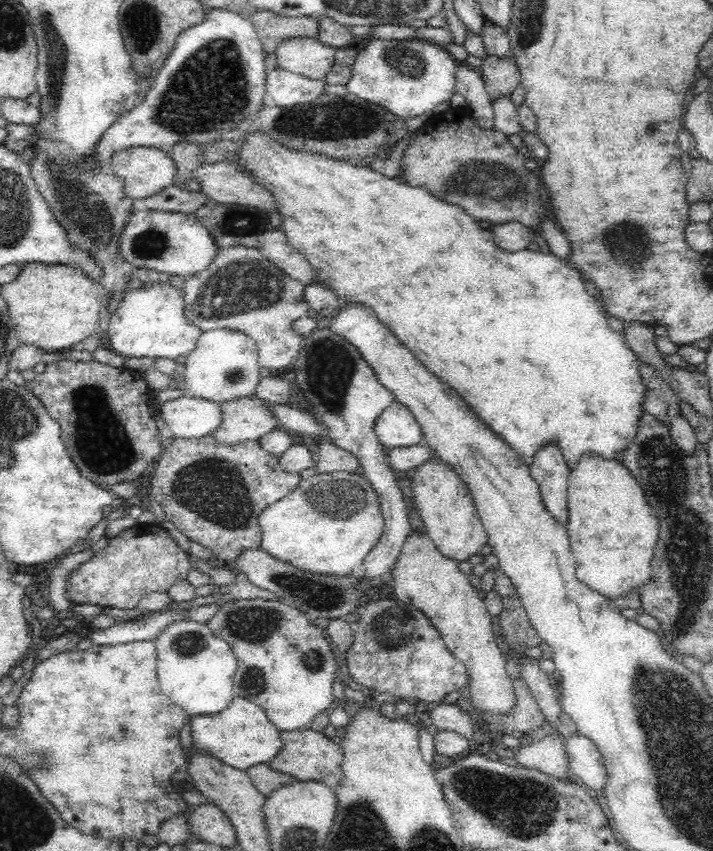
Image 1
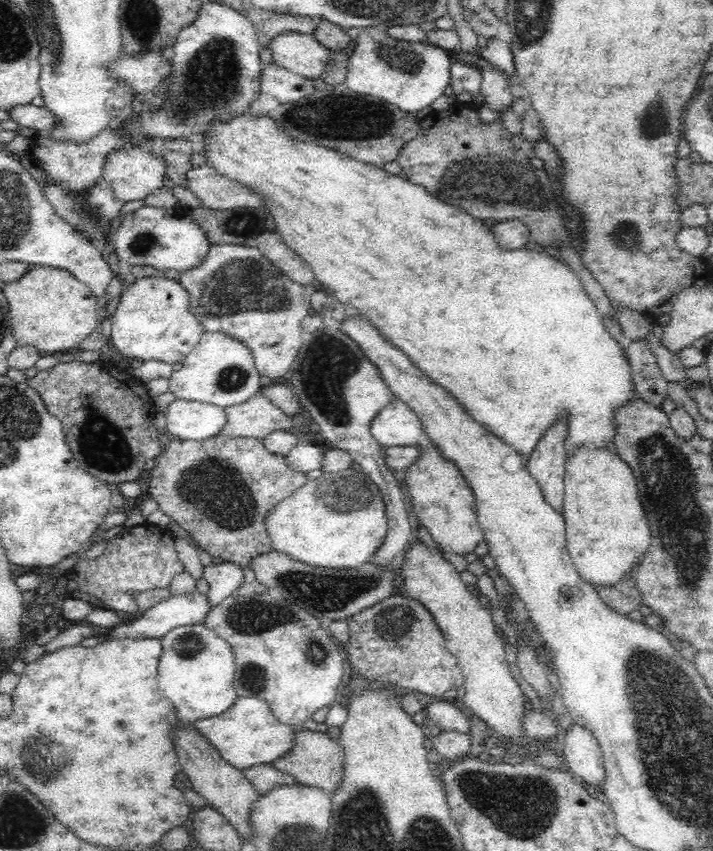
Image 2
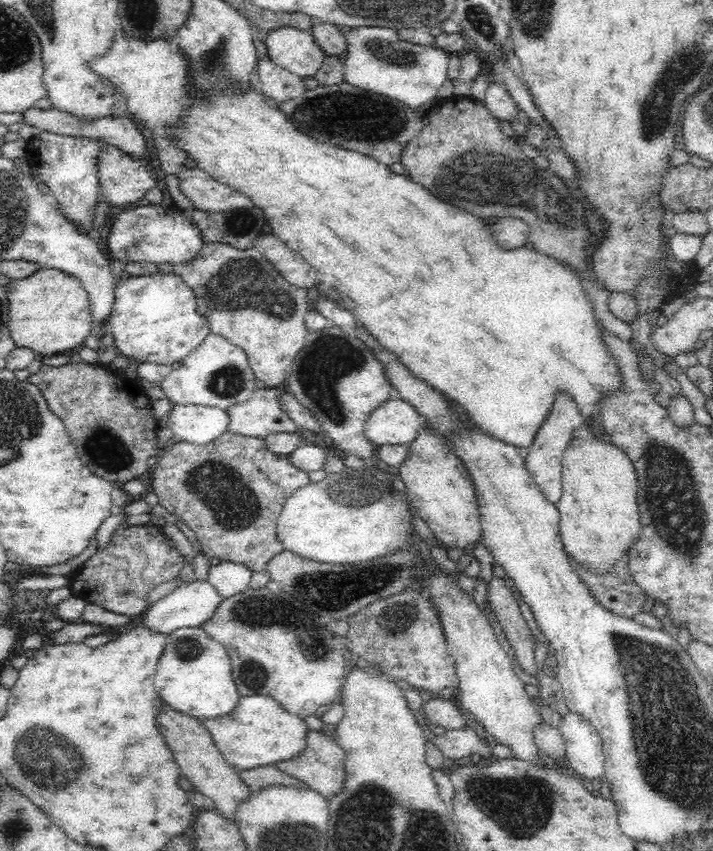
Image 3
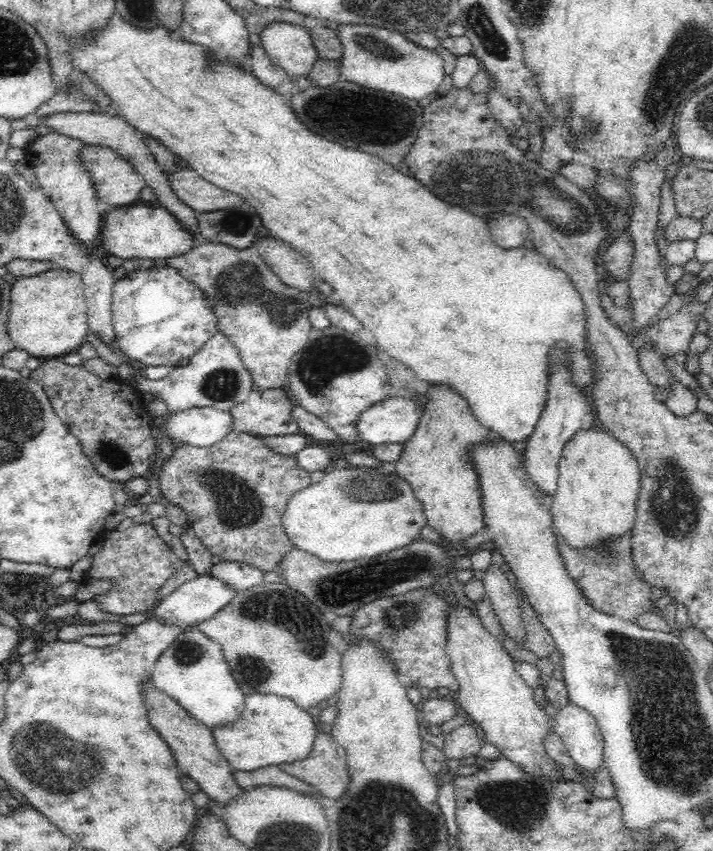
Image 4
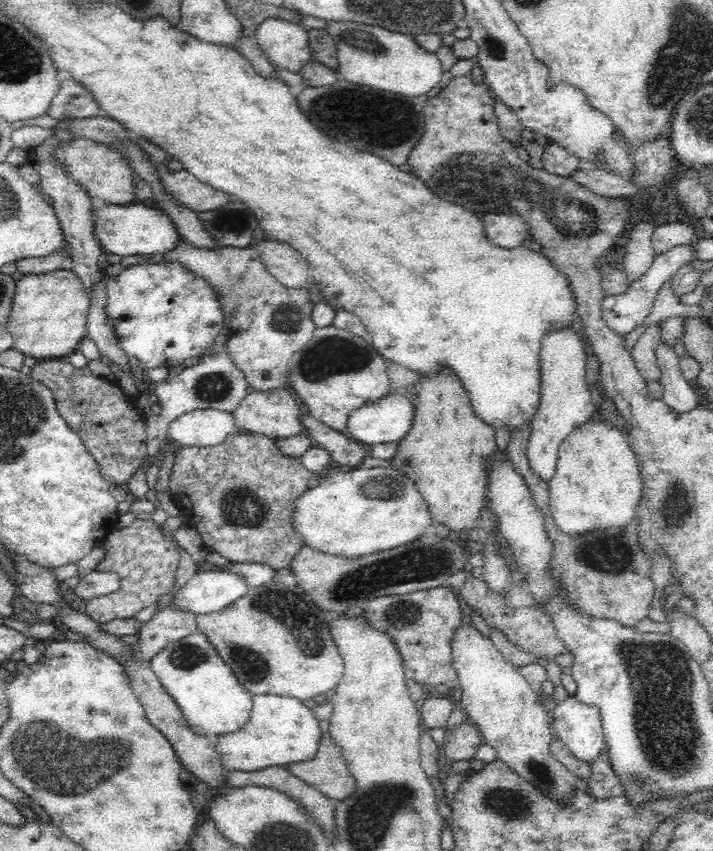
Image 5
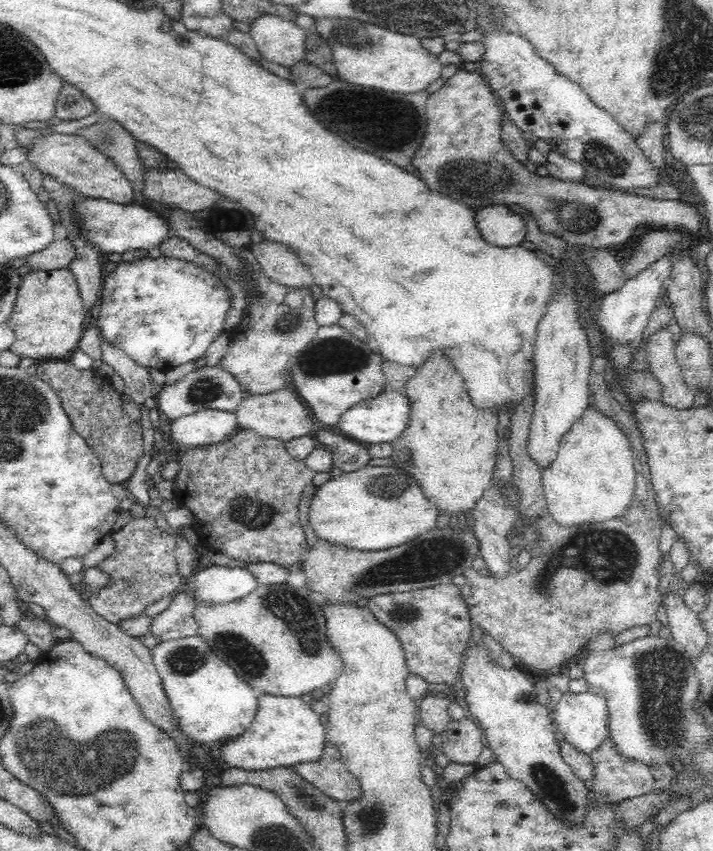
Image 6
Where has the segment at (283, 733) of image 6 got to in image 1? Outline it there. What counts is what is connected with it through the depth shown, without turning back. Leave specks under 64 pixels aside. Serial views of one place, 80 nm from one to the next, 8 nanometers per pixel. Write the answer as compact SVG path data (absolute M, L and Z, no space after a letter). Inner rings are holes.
M235 697L220 713L191 717L189 726L192 742L201 751L208 751L212 757L236 770L246 771L272 761L283 746L282 732L250 699Z

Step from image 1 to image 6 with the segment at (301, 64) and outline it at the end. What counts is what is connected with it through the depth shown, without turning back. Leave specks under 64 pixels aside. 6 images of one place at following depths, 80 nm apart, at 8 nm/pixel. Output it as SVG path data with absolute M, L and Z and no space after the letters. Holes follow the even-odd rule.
M270 14L262 15L252 22L249 36L253 38L253 42L260 51L261 58L268 60L268 62L276 62L290 68L297 62L305 58L305 42L307 39L308 31L298 27L289 18L270 16Z

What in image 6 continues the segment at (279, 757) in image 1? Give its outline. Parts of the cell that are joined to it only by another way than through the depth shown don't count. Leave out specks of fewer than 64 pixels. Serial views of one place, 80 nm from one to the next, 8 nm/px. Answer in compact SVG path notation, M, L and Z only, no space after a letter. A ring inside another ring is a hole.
M324 740L324 748L318 759L314 763L300 763L290 768L303 780L340 804L360 797L359 781L347 772L341 760L341 752L332 742Z

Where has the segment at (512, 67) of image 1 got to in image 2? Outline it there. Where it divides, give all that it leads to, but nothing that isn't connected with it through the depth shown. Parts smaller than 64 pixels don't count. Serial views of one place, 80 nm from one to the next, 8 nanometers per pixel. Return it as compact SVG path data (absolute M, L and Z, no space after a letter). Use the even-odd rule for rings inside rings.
M481 56L475 68L478 68L483 76L481 94L492 110L498 113L511 108L513 95L509 76Z

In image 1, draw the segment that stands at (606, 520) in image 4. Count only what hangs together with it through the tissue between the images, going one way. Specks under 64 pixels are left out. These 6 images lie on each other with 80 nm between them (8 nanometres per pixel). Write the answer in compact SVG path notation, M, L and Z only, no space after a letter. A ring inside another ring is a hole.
M584 453L577 465L569 471L567 491L569 519L566 529L576 561L575 577L607 599L617 599L629 591L638 593L640 587L649 581L660 530L656 515L647 503L639 482L620 460Z

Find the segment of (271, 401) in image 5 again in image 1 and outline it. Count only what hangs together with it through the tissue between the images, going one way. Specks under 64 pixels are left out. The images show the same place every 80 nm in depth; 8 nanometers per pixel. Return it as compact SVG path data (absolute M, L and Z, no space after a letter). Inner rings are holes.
M242 397L219 405L222 422L211 434L219 443L230 446L242 441L258 441L279 428L279 419L261 398Z

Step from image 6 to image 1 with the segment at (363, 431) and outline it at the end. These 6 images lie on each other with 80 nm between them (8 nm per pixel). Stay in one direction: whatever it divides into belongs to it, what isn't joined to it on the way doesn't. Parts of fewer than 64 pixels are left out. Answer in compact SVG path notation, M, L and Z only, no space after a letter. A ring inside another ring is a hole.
M396 400L376 419L374 431L386 451L414 446L423 436L422 428L415 416L406 405Z

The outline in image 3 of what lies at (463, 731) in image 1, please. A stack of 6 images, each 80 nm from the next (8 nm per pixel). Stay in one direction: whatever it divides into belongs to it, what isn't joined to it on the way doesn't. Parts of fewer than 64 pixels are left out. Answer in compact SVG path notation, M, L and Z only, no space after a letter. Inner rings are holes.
M438 698L424 704L422 712L428 723L442 726L446 730L463 729L467 726L466 719L460 714L458 706L454 699Z

